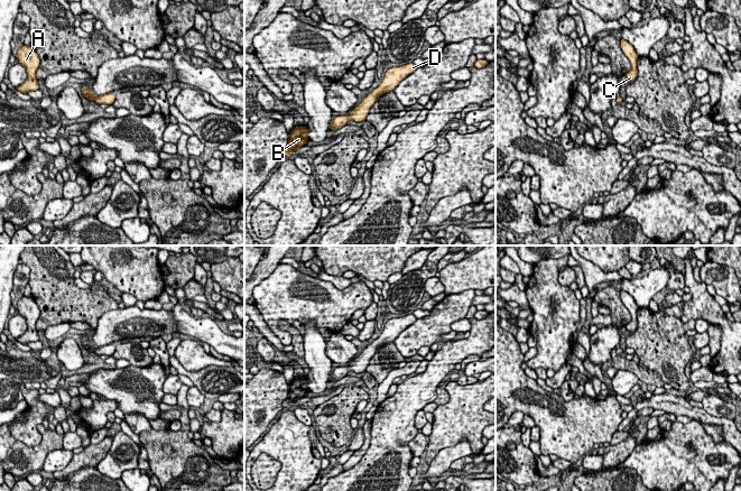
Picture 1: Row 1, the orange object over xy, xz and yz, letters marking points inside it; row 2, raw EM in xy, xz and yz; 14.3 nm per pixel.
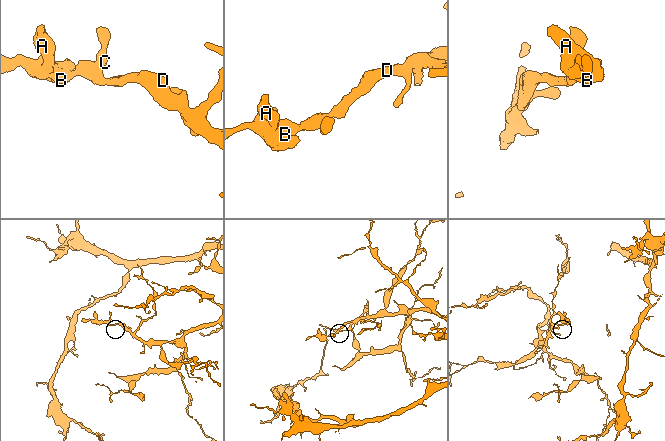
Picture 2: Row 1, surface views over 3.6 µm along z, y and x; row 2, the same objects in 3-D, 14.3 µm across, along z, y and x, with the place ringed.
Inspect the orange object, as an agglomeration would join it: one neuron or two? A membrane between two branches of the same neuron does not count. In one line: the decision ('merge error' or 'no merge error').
no merge error

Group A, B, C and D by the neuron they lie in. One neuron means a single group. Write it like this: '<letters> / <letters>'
A B C D

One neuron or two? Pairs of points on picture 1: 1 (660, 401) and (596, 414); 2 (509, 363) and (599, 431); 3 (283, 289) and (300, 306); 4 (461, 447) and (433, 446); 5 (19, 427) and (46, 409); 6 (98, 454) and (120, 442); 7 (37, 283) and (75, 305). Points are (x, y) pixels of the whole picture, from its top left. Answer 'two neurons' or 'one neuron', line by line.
1: two neurons
2: one neuron
3: one neuron
4: two neurons
5: one neuron
6: two neurons
7: one neuron

